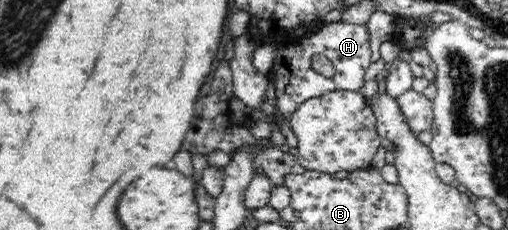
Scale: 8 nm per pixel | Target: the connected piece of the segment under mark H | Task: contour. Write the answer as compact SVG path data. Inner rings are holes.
M342 20L325 24L319 30L300 37L297 43L276 44L274 63L269 72L274 74L275 78L276 103L274 106L276 106L276 110L282 116L287 117L298 107L299 103L305 102L307 99L320 97L330 91L359 91L366 83L364 73L372 63L370 53L368 26L347 24ZM318 54L326 55L332 62L333 77L325 77L310 66L312 57Z

